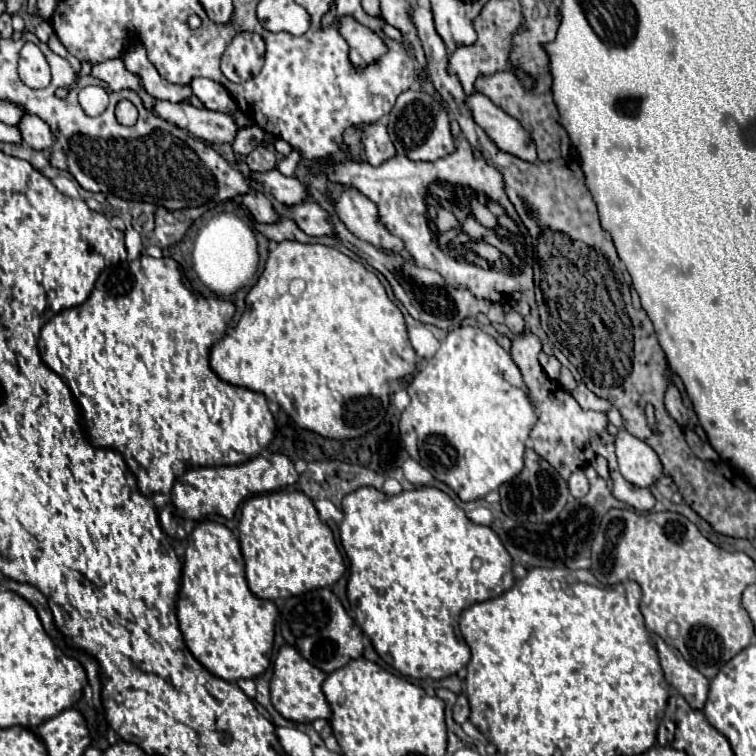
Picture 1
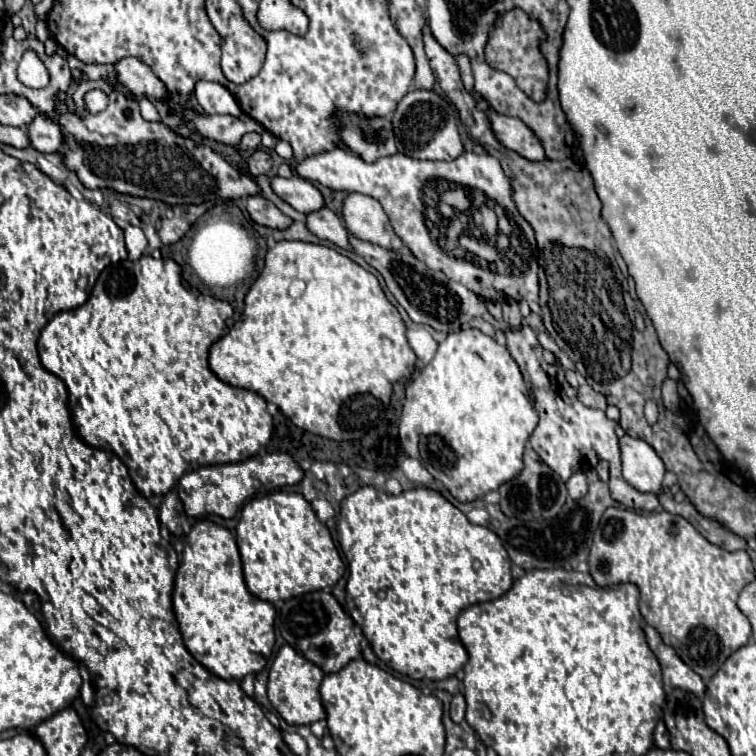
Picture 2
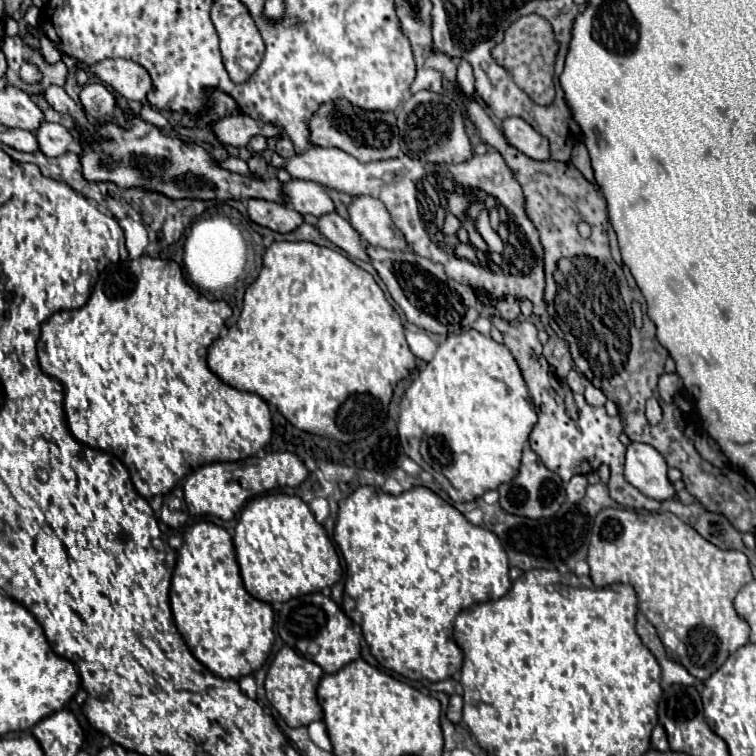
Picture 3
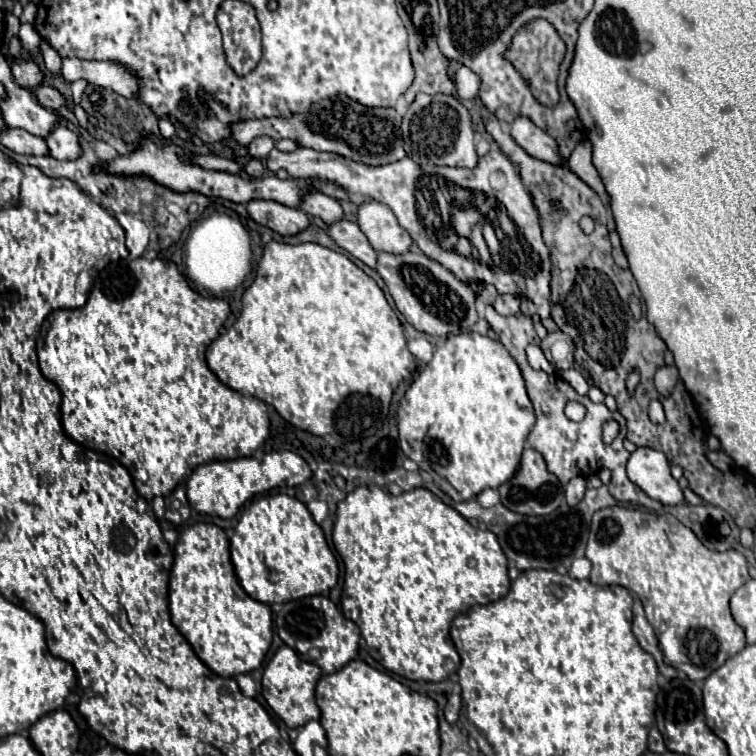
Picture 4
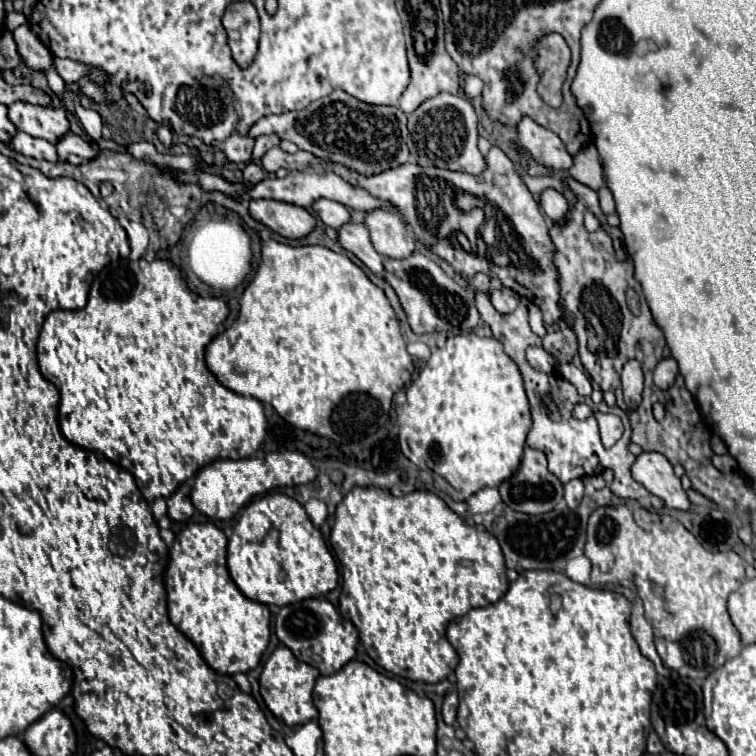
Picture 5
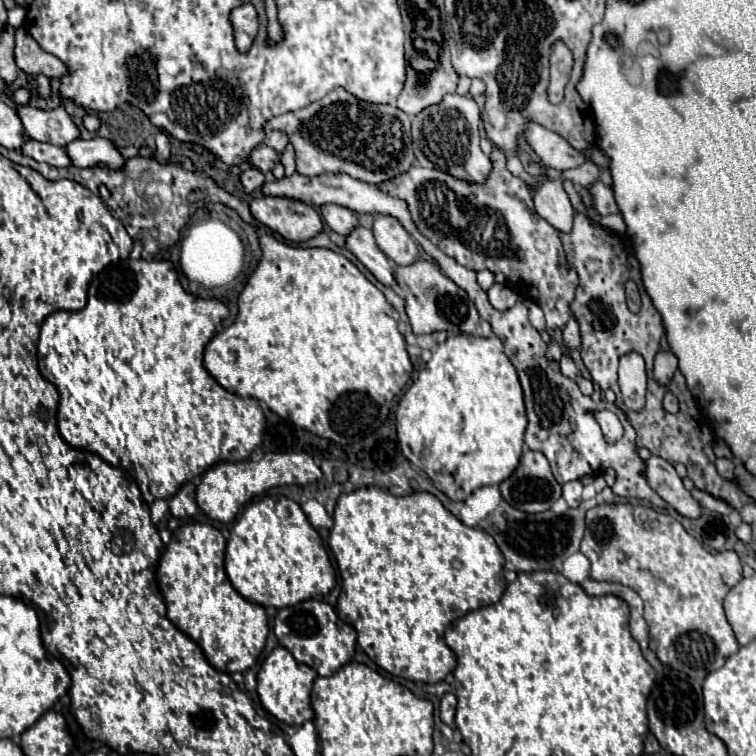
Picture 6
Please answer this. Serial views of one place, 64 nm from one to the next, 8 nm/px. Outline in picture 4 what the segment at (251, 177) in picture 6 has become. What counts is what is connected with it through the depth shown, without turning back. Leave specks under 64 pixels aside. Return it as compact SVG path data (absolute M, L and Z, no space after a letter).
M250 158L250 160L248 160L248 164L244 166L244 170L246 170L246 174L248 174L248 176L252 176L252 178L262 178L262 176L264 176L264 172L266 172L266 168L264 168L262 160L256 160L256 158Z

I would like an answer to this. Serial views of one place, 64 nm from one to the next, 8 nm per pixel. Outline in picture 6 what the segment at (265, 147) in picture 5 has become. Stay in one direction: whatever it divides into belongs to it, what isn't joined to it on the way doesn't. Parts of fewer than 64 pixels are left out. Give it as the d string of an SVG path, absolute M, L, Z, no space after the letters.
M274 130L274 132L266 134L264 144L266 144L266 146L272 146L274 150L280 150L280 152L282 152L282 150L286 148L286 144L288 144L288 138L284 138L284 134L280 134L278 130Z

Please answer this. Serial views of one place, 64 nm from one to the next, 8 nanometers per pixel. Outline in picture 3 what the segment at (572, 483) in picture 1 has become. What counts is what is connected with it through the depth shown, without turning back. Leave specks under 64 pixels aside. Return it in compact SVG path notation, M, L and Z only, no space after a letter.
M572 476L572 480L566 484L568 500L570 500L570 502L578 502L578 500L582 500L582 496L586 494L586 486L588 486L586 476Z

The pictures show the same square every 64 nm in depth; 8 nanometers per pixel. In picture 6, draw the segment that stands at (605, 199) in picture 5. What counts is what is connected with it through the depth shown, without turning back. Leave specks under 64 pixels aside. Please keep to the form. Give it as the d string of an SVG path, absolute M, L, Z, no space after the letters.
M598 180L598 182L590 188L590 192L592 192L592 196L594 196L594 208L596 208L598 214L608 216L608 214L616 214L616 212L620 212L618 206L616 206L612 188L606 186L602 180Z

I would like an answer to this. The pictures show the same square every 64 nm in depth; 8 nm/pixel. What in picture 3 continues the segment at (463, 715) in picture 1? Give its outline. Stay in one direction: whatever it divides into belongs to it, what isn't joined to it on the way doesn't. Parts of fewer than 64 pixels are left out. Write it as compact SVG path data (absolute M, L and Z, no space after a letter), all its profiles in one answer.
M454 694L454 696L450 698L450 706L448 706L446 716L448 716L454 724L458 724L458 722L462 720L462 696Z

